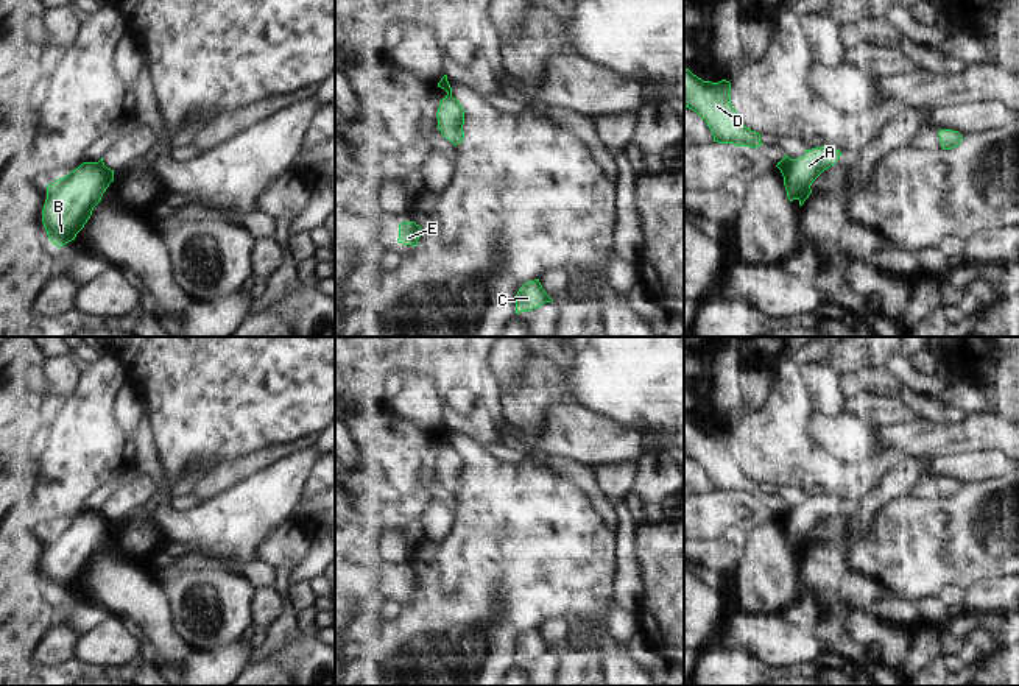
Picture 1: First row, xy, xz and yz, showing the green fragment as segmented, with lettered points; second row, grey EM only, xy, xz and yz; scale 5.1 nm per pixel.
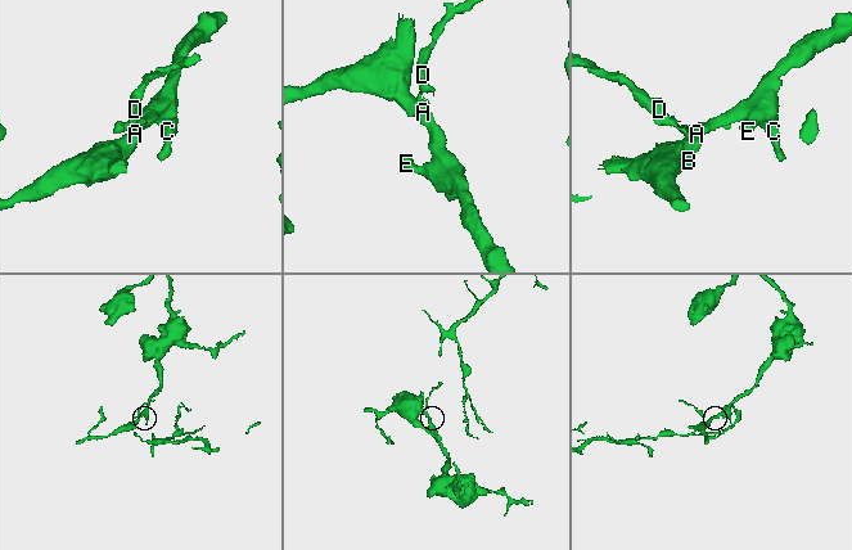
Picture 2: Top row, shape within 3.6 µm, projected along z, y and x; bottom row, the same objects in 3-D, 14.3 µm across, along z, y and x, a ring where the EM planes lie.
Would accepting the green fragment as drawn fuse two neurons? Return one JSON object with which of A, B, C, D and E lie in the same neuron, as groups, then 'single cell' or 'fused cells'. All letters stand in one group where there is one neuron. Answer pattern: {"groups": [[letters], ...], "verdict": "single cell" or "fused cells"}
{"groups": [["A", "B", "C", "E"], ["D"]], "verdict": "fused cells"}

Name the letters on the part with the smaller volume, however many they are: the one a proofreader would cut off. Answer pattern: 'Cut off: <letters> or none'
Cut off: D

